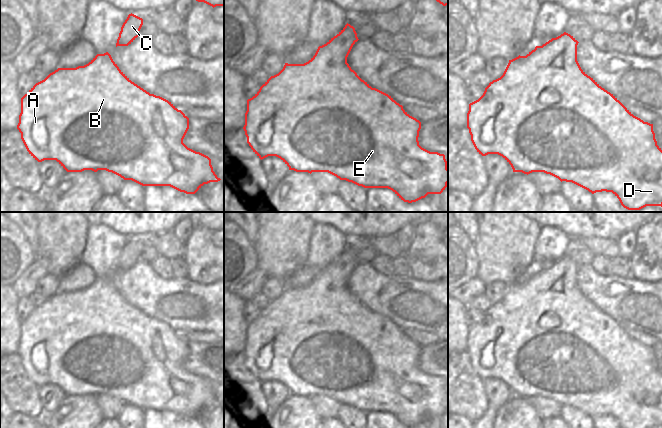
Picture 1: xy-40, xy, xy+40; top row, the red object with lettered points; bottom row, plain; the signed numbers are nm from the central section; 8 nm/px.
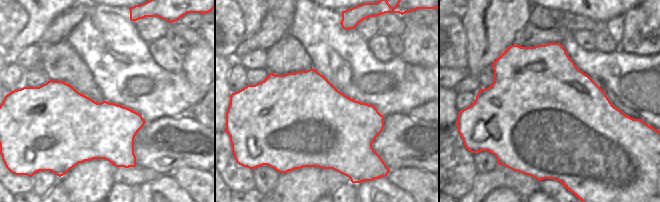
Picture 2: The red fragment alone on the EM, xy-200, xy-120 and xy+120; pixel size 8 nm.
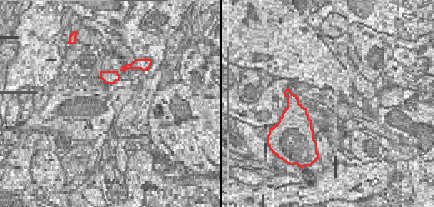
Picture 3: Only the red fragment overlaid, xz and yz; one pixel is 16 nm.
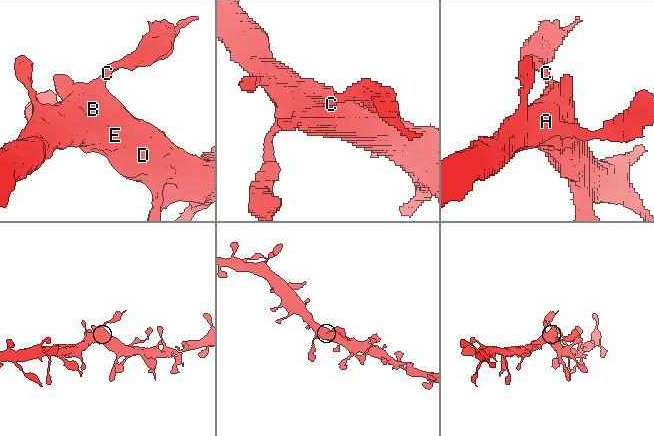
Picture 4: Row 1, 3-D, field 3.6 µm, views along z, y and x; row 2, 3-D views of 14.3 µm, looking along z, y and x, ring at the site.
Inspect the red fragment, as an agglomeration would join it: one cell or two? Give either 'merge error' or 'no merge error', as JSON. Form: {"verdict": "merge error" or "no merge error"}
{"verdict": "no merge error"}

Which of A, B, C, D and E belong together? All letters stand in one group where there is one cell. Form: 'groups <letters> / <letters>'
groups A B C D E

